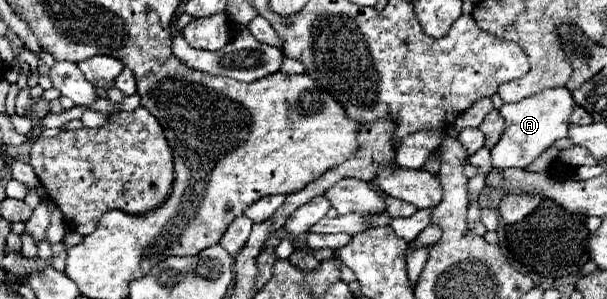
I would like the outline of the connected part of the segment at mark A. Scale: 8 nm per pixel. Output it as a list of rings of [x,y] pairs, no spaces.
[[[565,87],[545,89],[533,97],[517,101],[517,103],[503,103],[499,113],[505,119],[505,133],[501,135],[501,141],[491,149],[493,167],[525,169],[527,165],[531,165],[555,141],[567,137],[567,129],[569,129],[567,121],[569,121],[573,109],[575,109],[575,101]]]

